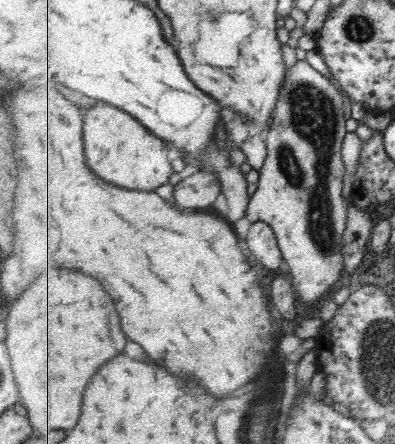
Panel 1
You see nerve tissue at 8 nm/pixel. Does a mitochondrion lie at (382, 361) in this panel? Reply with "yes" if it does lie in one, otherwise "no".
yes

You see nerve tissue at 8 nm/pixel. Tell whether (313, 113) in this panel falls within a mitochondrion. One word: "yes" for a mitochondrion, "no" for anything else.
yes

